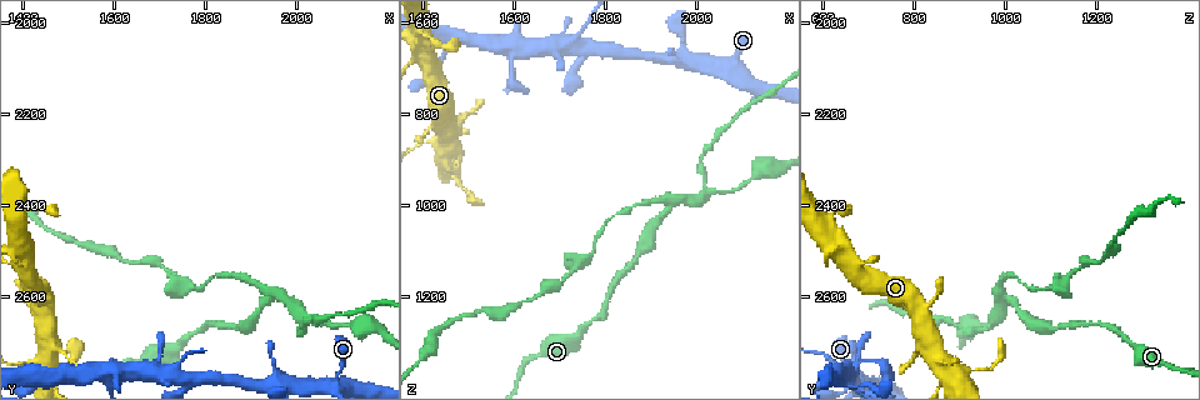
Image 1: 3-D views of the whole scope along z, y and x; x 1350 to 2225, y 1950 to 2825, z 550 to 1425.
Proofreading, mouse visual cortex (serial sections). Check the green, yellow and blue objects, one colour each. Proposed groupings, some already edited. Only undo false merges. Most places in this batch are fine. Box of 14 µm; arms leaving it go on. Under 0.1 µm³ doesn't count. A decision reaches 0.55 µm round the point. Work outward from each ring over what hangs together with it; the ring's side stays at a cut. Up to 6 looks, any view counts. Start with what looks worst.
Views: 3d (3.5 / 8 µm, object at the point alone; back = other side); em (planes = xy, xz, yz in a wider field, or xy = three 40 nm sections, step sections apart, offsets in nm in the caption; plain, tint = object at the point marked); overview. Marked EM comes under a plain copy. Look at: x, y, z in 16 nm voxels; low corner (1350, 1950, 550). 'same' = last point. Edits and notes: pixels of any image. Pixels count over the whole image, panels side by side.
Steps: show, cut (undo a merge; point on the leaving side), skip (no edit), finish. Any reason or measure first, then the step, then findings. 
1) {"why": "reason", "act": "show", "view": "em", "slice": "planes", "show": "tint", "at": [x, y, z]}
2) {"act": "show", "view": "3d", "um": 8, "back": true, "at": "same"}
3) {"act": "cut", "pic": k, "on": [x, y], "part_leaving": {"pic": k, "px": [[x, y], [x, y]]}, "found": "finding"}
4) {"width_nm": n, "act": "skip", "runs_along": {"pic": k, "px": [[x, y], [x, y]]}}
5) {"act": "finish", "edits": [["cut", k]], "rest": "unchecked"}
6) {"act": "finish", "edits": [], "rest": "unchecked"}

{"why": "branch point", "act": "show", "view": "3d", "um": 8, "at": [1955, 2600, 995]}

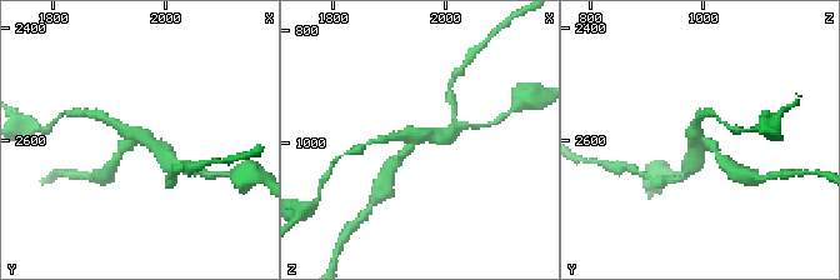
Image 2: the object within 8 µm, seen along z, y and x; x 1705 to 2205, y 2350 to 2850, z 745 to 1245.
{"arms": 3, "arm_widths_nm": [200, 200, 350], "act": "show", "view": "em", "slice": "xy", "step": 3, "show": "tint", "at": [1945, 2595, 990]}

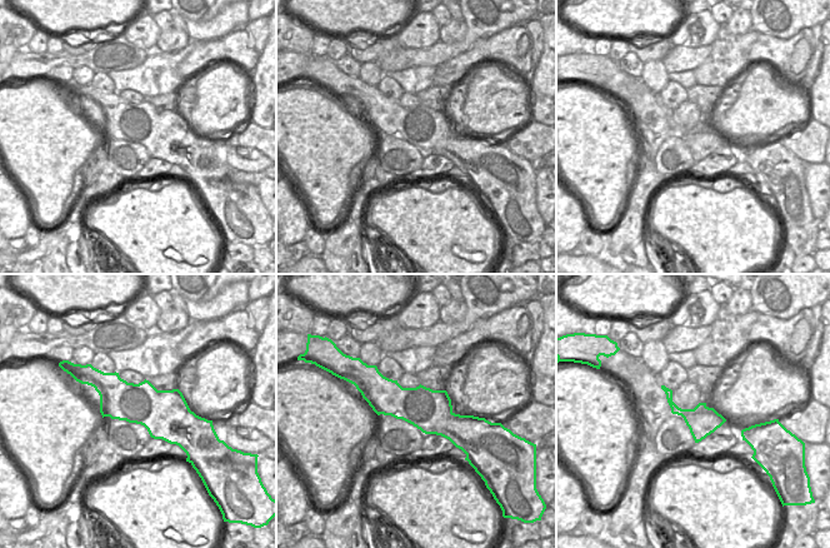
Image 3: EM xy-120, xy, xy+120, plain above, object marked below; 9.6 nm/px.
{"act": "cut", "pic": 2, "on": [398, 136], "found": "two cells meet here"}

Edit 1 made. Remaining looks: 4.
{"act": "show", "view": "overview"}

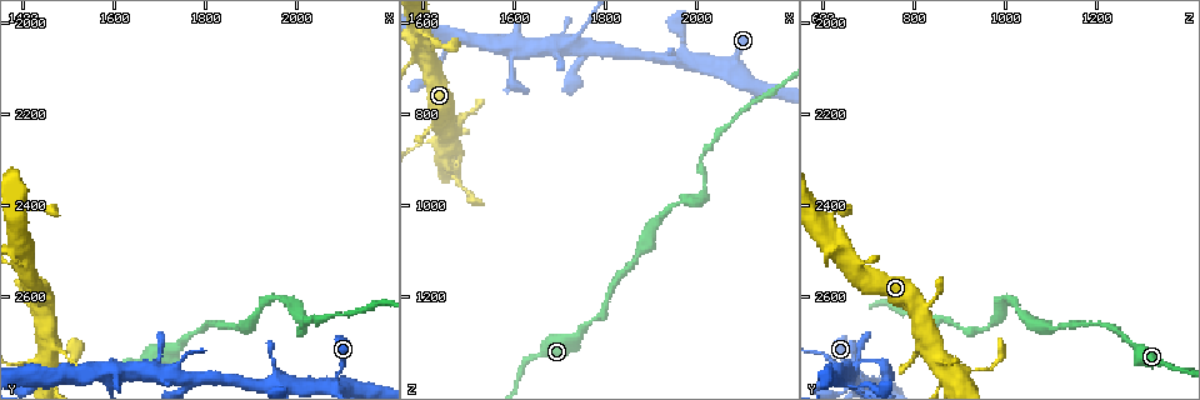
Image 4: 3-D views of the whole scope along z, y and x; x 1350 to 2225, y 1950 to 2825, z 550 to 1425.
{"why": "a narrow waist", "act": "show", "view": "3d", "um": 3.5, "at": [2010, 2675, 905]}

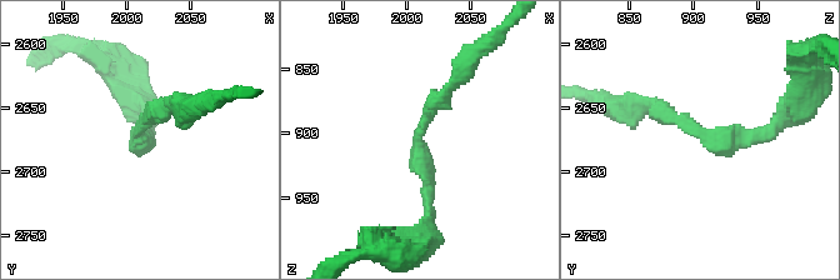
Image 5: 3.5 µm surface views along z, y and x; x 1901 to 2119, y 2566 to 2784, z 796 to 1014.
{"arm_widths_nm": [200, 200], "why": "need the tissue", "act": "show", "view": "em", "slice": "xy", "step": 1, "show": "tint", "at": [2012, 2670, 906]}

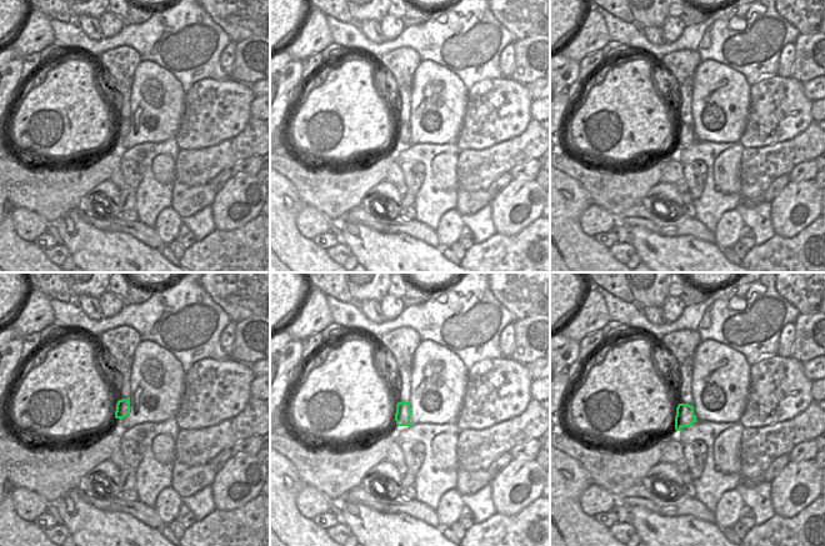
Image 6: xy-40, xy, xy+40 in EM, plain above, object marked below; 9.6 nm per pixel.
{"act": "skip", "runs_along": {"pic": 5, "px": [[429, 215], [421, 129], [460, 78]]}, "found": "continuous, no second cell"}

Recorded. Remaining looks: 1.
{"act": "finish", "edits": [["cut", 2]], "rest": "unchecked"}

